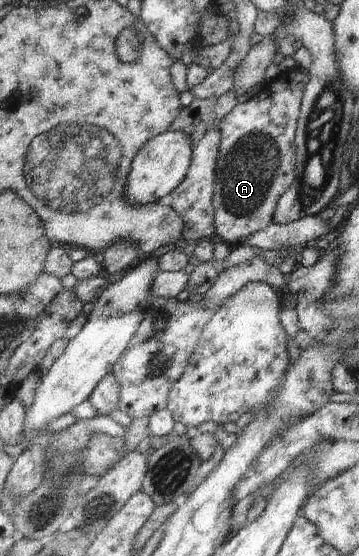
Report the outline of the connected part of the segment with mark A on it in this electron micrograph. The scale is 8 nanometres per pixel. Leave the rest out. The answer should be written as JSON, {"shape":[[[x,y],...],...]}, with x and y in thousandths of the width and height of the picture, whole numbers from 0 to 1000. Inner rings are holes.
{"shape":[[[816,122],[777,131],[766,140],[735,147],[677,185],[660,185],[610,216],[607,277],[599,288],[593,347],[593,417],[596,430],[621,433],[638,446],[682,439],[710,417],[741,410],[758,396],[774,354],[825,320],[819,284],[822,219],[833,207],[833,183],[852,155],[852,128]]]}

